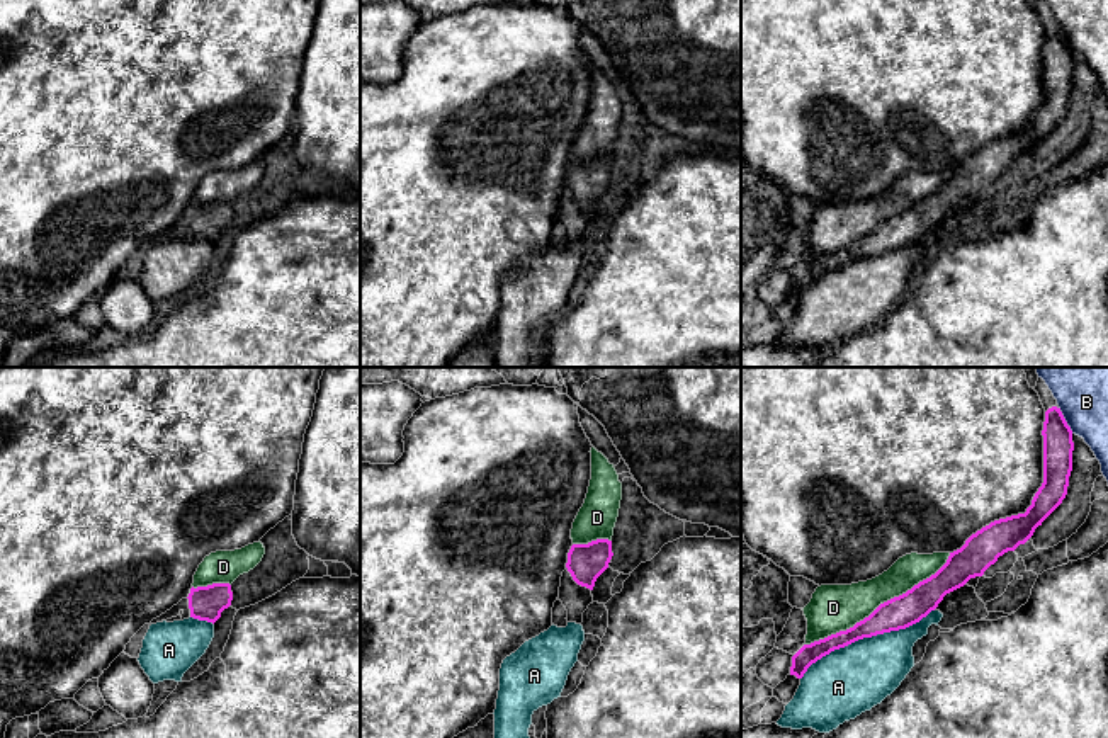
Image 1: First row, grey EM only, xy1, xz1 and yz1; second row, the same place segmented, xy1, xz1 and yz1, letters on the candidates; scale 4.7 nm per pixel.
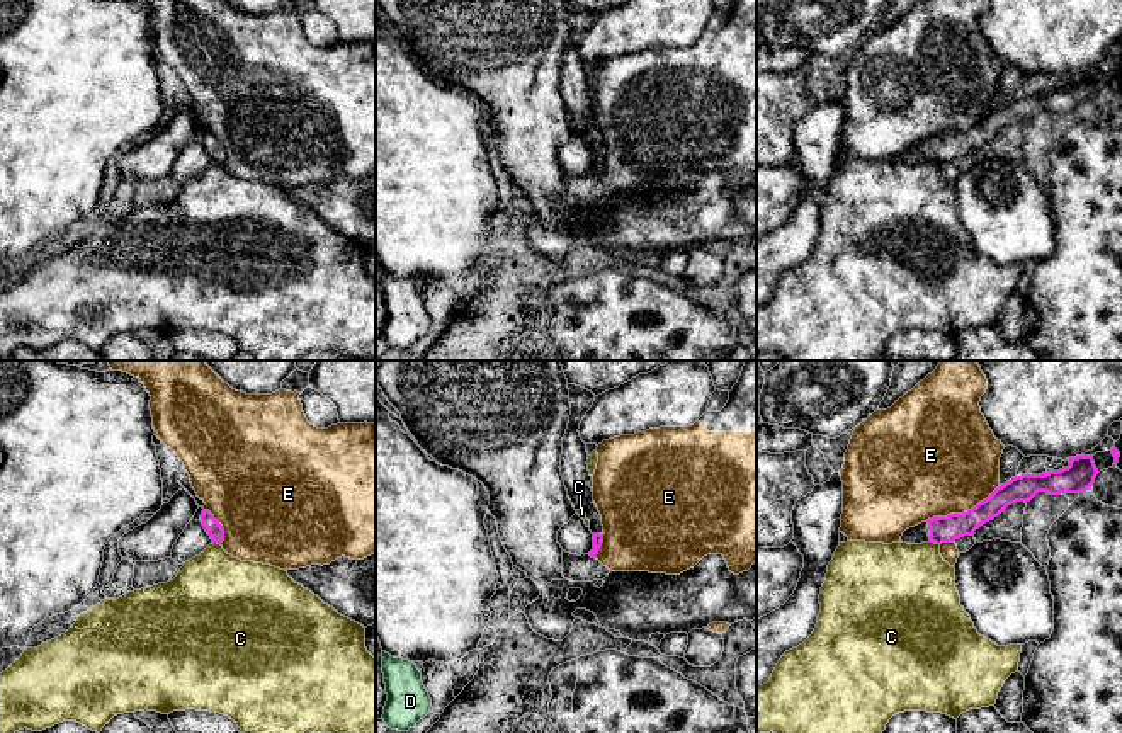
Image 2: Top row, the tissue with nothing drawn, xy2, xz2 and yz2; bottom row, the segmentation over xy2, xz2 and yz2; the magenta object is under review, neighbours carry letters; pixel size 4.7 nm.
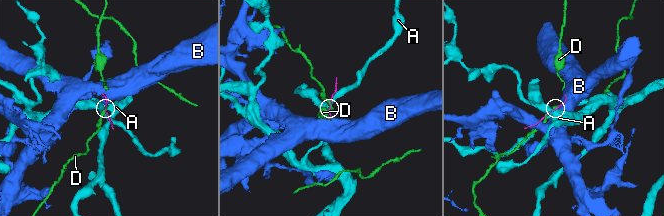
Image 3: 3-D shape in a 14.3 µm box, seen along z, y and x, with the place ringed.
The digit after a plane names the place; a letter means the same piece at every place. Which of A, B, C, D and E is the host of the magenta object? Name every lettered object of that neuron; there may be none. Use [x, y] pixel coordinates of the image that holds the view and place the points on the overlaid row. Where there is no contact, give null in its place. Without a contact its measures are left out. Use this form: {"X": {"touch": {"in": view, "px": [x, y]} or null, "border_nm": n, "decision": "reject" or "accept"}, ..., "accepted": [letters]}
{"A": {"touch": {"in": "yz1", "px": [865, 636]}, "border_nm": 700, "decision": "reject"}, "B": {"touch": {"in": "yz1", "px": [1064, 420]}, "border_nm": 140, "decision": "reject"}, "C": {"touch": {"in": "yz2", "px": [935, 543]}, "border_nm": 50, "decision": "reject"}, "D": {"touch": {"in": "yz1", "px": [881, 604]}, "border_nm": 800, "decision": "reject"}, "E": {"touch": {"in": "yz2", "px": [964, 512]}, "border_nm": 400, "decision": "reject"}, "accepted": []}

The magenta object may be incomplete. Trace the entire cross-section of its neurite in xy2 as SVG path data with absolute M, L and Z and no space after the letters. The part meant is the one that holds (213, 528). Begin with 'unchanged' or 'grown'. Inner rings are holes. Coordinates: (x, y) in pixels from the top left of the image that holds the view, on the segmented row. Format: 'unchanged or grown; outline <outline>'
unchanged; outline M202 510L201 520L212 543L221 544L224 541L224 529L214 515L209 510Z

